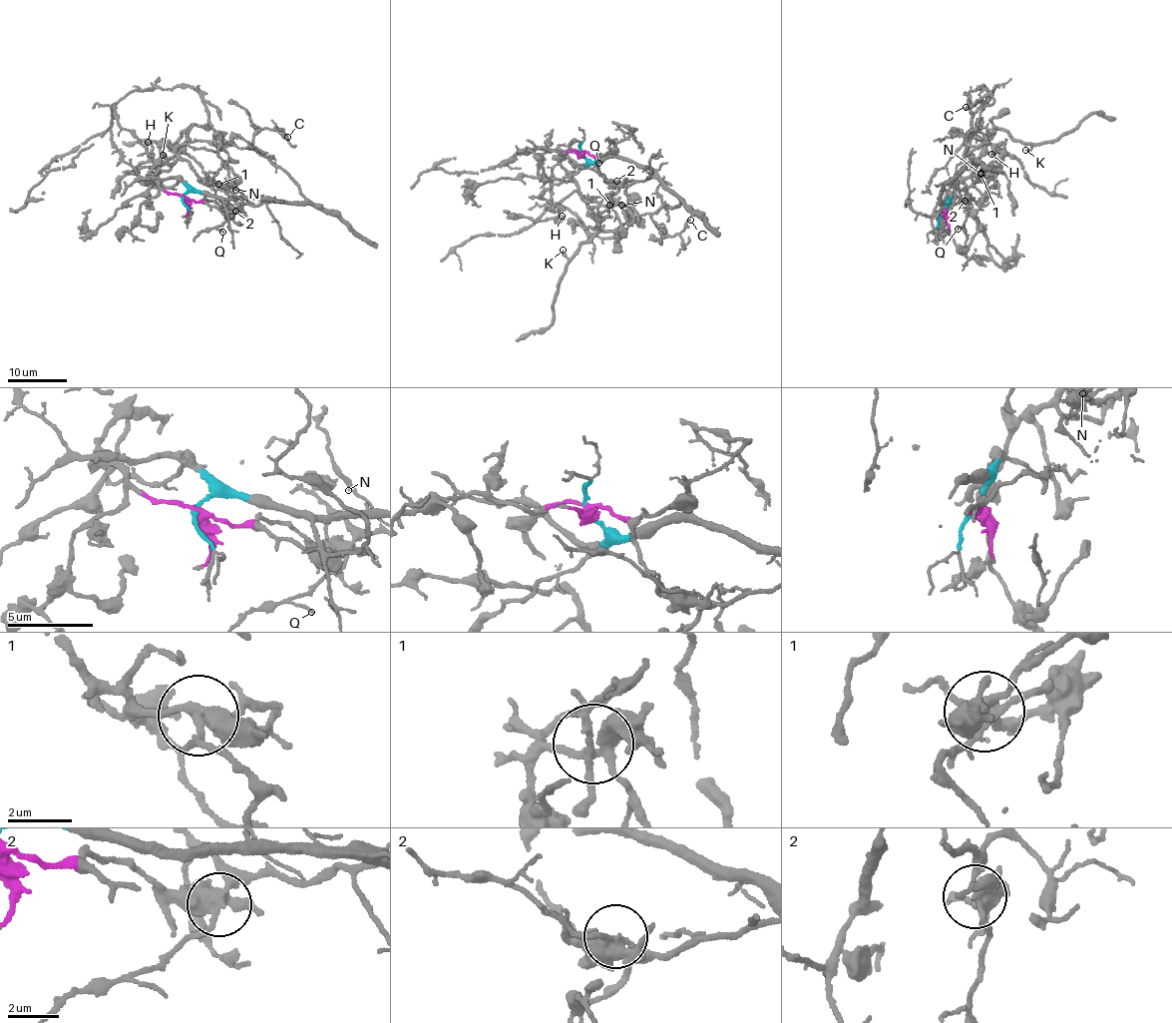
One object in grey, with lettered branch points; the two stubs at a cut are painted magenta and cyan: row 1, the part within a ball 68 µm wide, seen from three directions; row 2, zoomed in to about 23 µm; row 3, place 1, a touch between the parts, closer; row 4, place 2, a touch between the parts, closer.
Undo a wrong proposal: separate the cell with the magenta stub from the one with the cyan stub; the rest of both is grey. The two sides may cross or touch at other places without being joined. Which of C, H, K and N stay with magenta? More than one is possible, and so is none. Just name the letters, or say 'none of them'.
H, K, N

